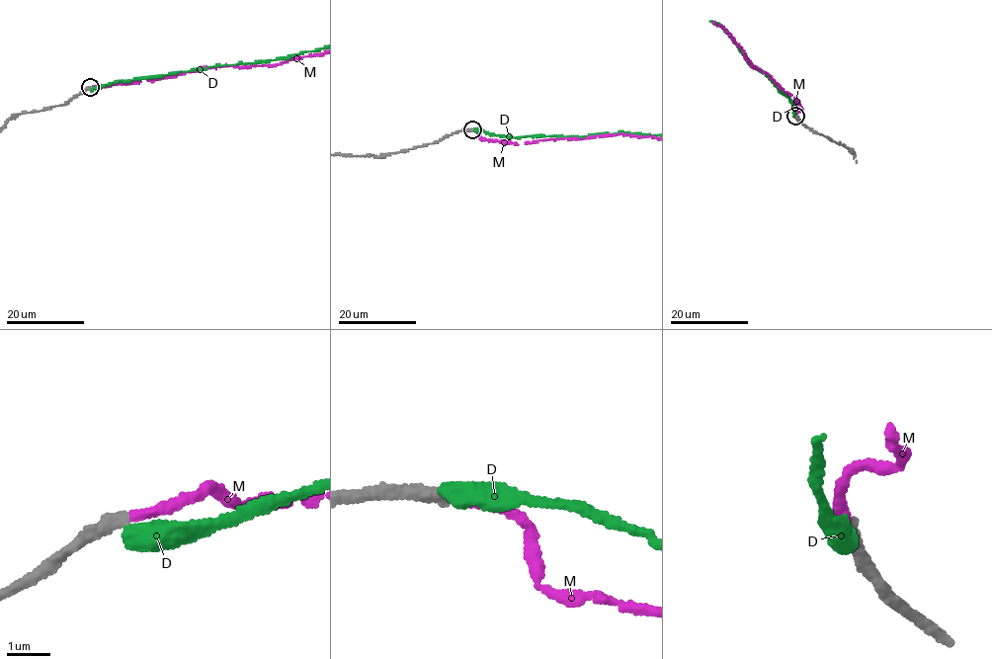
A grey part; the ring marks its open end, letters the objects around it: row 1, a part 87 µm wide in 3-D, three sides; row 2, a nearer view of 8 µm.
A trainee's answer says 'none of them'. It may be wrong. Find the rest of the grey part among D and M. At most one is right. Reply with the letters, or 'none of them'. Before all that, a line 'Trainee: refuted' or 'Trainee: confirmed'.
Trainee: refuted
M

